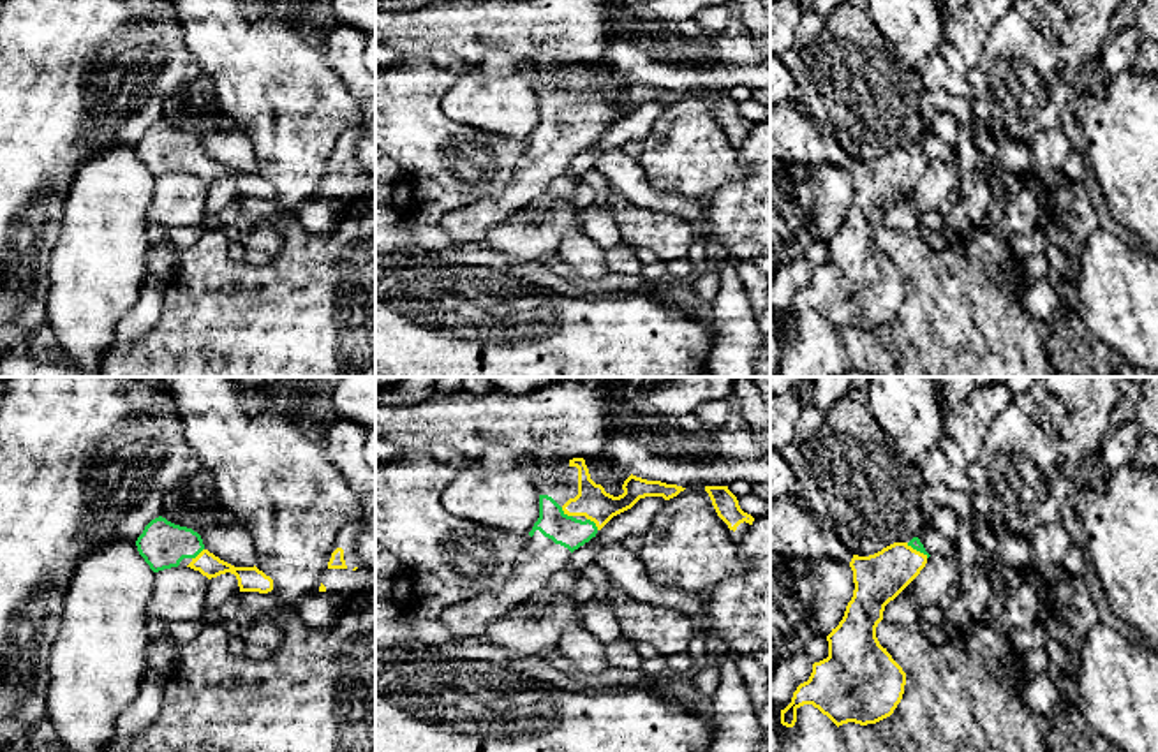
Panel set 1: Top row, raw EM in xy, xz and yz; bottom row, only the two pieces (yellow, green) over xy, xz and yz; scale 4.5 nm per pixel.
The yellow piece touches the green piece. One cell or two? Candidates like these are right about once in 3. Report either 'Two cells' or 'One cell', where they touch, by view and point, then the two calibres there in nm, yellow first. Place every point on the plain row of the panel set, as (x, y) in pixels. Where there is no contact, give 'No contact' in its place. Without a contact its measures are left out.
One cell. Touches yellow at yz (915, 155). Thickness 220 nm (yellow) against 50 nm

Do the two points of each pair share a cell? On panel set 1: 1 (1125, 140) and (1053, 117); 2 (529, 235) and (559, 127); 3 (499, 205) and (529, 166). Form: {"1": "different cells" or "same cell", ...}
{"1": "different cells", "2": "different cells", "3": "same cell"}

